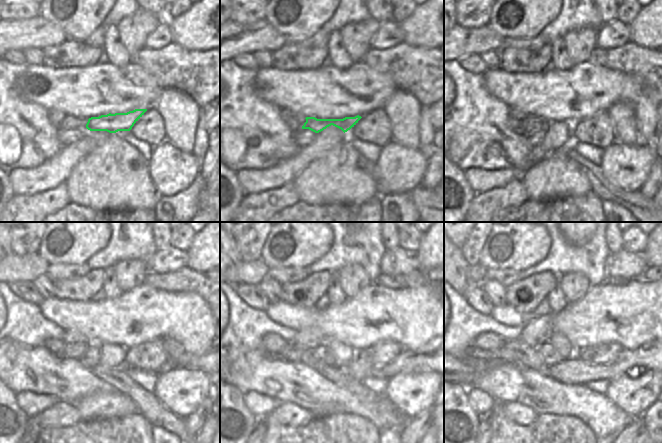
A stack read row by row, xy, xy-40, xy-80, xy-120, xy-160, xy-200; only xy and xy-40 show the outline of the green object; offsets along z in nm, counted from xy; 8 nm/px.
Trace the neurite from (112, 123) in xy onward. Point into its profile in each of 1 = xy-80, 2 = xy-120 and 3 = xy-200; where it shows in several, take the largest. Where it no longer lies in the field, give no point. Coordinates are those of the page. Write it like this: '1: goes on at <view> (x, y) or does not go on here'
1: goes on at xy-80 (529, 124)
2: goes on at xy-120 (56, 346)
3: goes on at xy-200 (489, 341)

